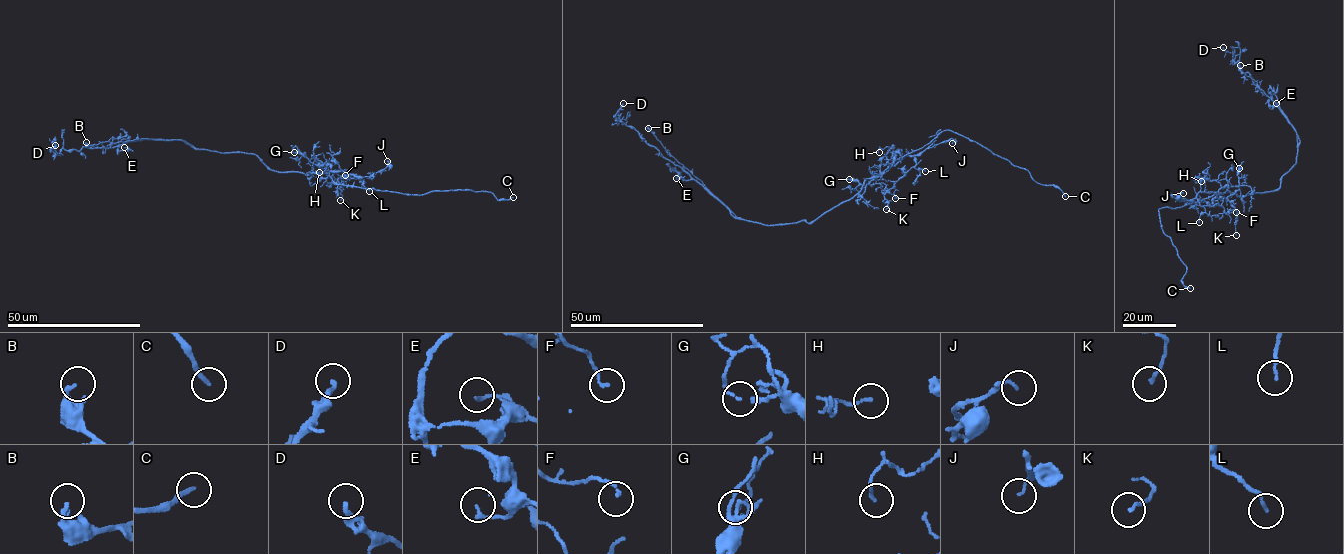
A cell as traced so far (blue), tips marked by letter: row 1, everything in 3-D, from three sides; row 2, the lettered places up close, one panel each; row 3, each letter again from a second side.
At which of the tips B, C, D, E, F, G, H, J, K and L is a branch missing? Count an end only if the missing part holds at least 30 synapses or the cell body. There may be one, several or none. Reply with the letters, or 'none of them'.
C

